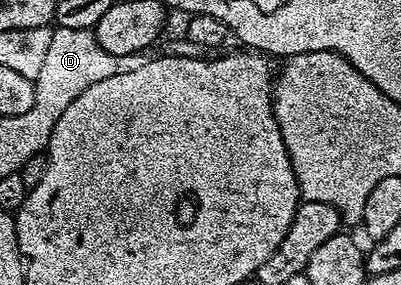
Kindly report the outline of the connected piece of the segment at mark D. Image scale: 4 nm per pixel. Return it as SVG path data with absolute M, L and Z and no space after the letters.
M54 28L51 43L43 61L39 77L34 79L34 105L29 109L35 113L35 121L51 125L51 121L61 119L69 103L73 103L82 92L104 79L109 79L119 71L119 59L109 55L95 39L94 32L79 28Z

